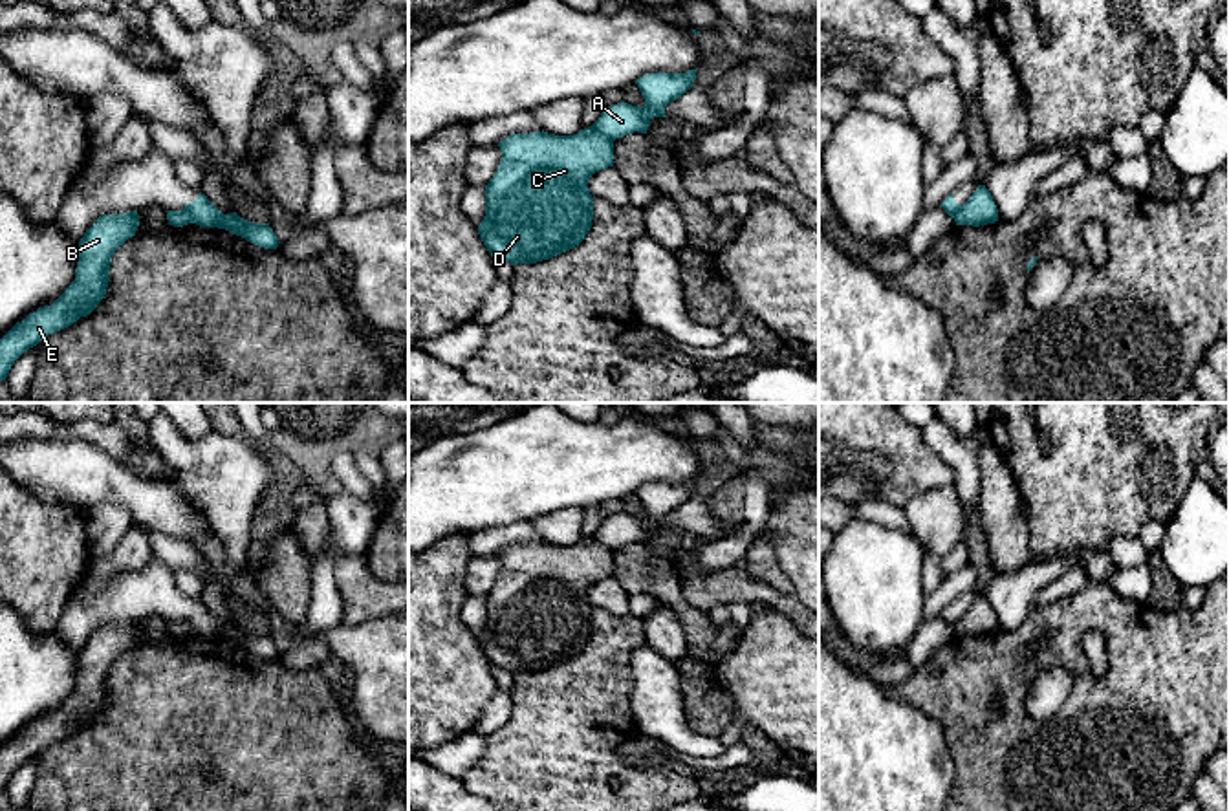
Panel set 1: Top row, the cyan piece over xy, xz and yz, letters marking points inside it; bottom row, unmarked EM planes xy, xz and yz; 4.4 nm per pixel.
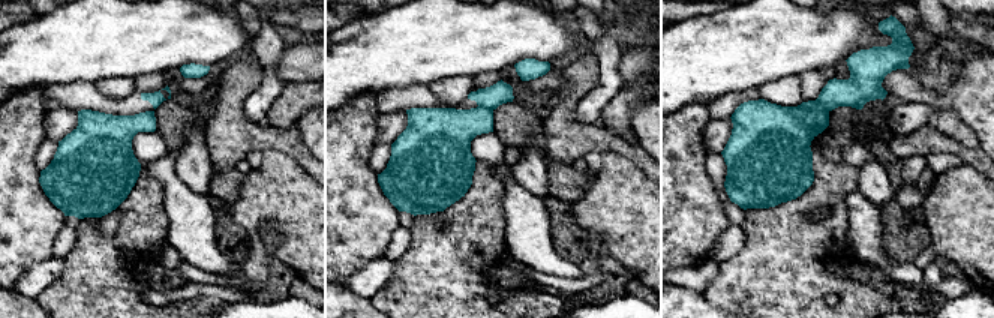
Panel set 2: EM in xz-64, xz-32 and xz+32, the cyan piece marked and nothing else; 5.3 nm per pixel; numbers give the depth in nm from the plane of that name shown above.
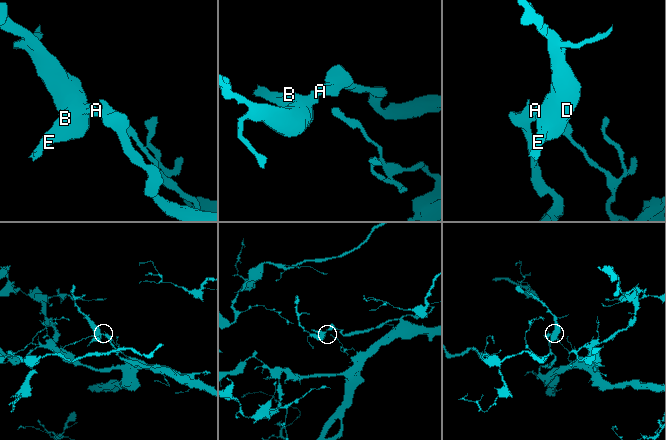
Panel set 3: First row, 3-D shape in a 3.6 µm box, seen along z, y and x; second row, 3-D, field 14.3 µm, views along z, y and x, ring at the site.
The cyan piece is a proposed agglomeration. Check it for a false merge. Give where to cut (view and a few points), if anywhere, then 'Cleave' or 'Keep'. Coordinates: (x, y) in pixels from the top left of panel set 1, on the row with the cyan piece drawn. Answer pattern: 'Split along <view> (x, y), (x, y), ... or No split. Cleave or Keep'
Split along xz (587, 129), (612, 141). Cleave

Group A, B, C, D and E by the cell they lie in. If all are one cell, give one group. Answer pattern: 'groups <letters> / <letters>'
groups A / B C D E

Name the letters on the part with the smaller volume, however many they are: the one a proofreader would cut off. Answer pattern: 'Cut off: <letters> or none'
Cut off: B, C, D, E

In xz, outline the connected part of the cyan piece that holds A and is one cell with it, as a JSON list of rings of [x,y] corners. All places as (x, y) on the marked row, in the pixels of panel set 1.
[[[698,68],[685,73],[656,71],[639,77],[636,84],[645,104],[641,108],[625,101],[612,104],[604,108],[601,117],[588,126],[588,130],[593,130],[612,141],[634,132],[647,134],[650,119],[667,117],[665,106],[692,88],[696,71]]]

